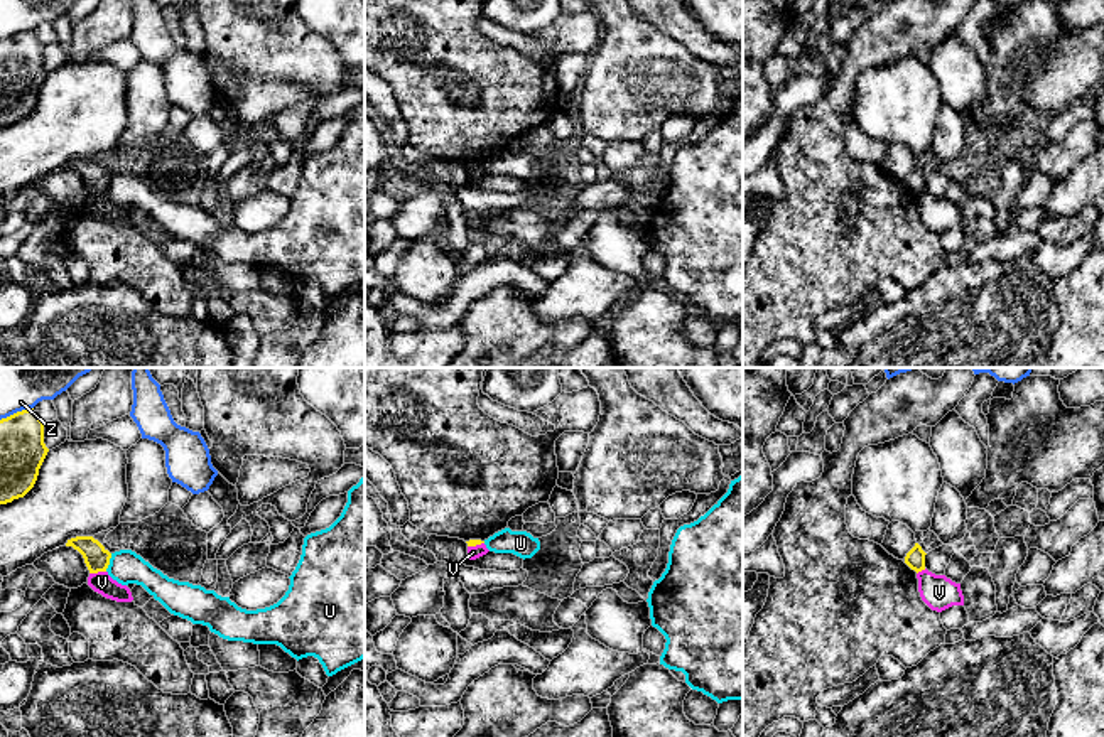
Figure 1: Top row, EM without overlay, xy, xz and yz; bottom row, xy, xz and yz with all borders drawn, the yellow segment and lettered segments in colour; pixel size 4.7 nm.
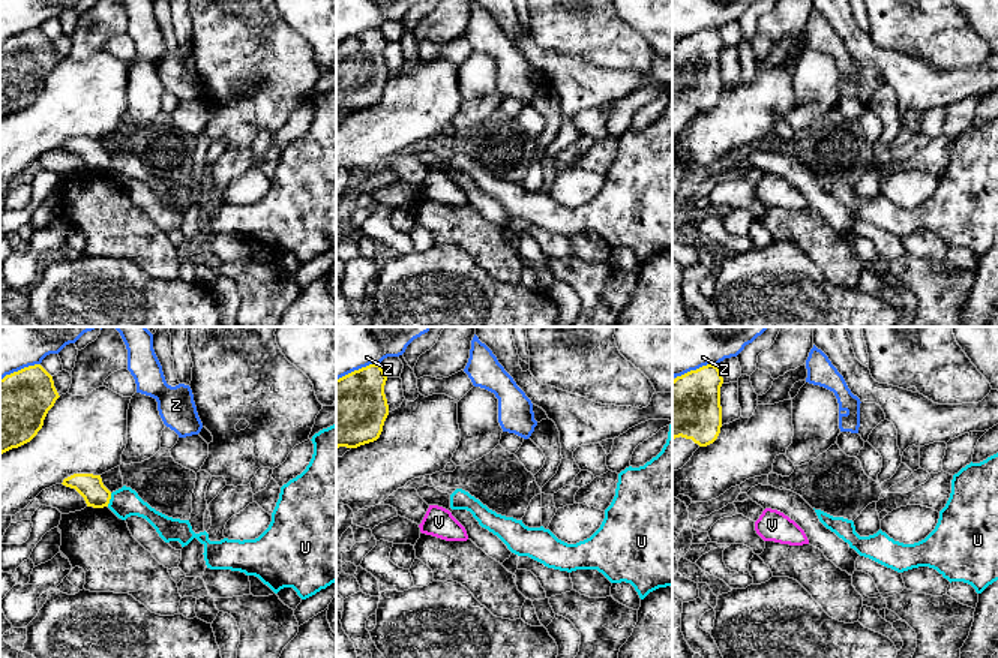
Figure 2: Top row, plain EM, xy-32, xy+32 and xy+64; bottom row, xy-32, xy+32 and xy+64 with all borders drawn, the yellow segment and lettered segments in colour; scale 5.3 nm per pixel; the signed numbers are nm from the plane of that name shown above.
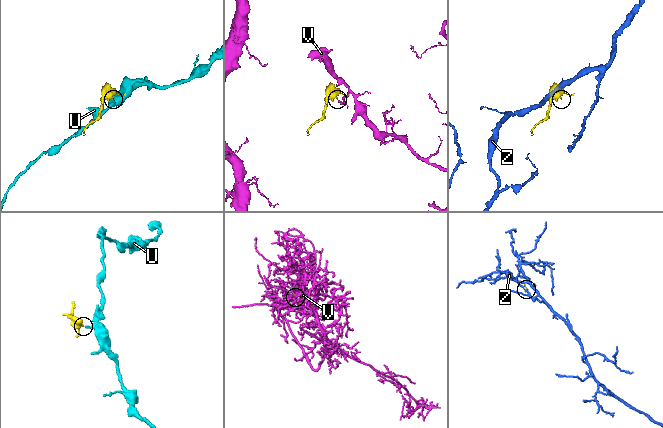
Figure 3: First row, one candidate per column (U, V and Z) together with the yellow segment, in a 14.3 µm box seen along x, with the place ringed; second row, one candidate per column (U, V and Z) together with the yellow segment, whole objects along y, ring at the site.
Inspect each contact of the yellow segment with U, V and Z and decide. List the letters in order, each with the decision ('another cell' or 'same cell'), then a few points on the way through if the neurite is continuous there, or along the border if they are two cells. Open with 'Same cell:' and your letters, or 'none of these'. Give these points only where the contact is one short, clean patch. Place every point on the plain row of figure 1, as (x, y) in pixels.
Same cell: none of these
U: another cell; border along xy (112, 176), (105, 193)
V: another cell; border along xy (105, 193), (90, 196)
Z: another cell

